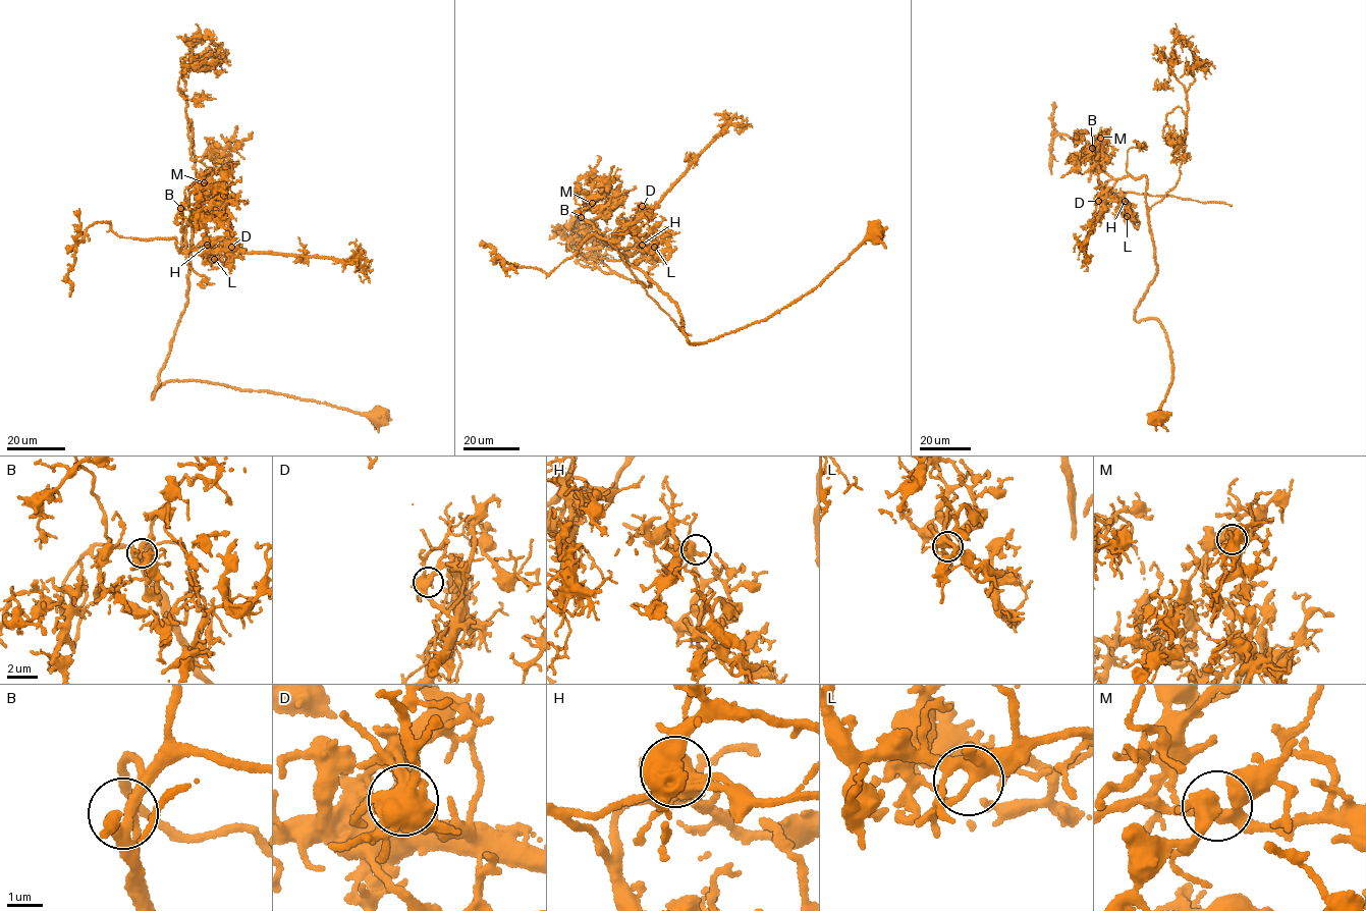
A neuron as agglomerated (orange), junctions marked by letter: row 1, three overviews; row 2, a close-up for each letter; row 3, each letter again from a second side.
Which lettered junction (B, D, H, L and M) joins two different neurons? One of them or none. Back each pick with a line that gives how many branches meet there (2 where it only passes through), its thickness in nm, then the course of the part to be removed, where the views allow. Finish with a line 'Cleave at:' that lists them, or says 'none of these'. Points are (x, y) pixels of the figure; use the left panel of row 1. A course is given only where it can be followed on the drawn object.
D: Branches: 6. Thickness 550 nm. Course of the part to remove: (231, 247), (181, 253), (173, 237), (122, 237), (108, 221), (98, 222), (76, 244), (70, 296)
Cleave at: D

